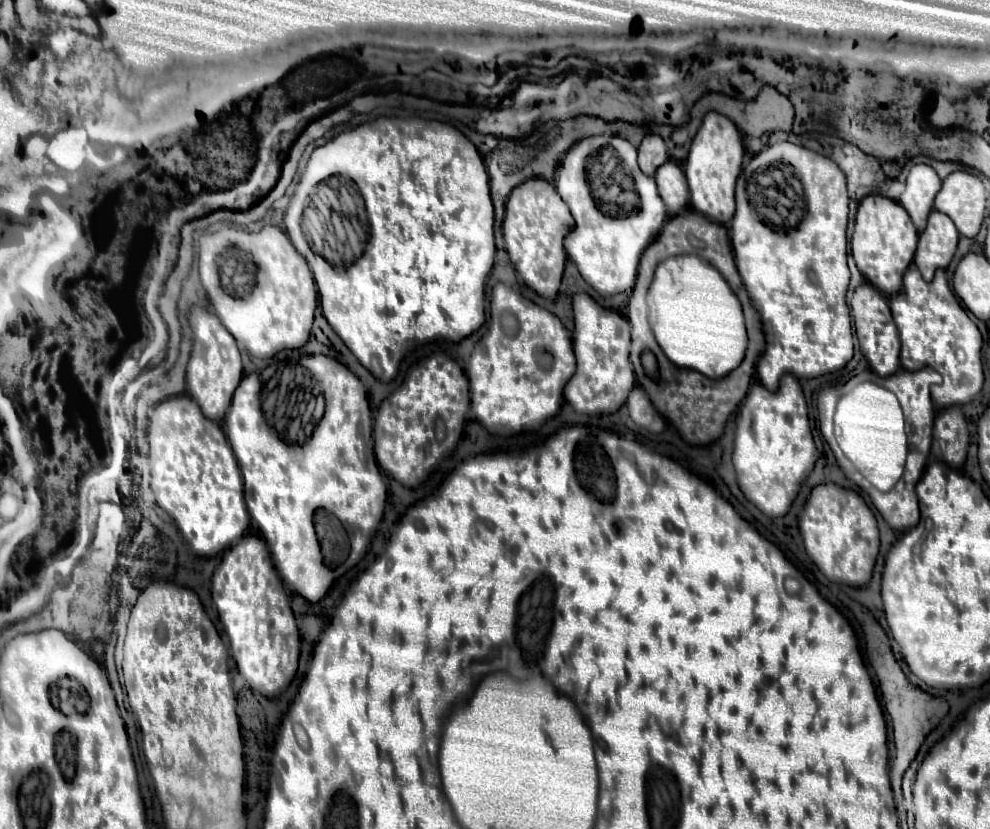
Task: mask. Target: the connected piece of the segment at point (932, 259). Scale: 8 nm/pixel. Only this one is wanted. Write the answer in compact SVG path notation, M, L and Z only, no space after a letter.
M932 211L928 217L928 227L920 233L918 251L914 255L914 265L926 281L932 281L936 269L946 269L956 253L960 233L952 219L940 211Z

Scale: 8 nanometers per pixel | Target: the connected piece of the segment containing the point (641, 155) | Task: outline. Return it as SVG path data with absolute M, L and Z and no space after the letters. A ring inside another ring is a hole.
M646 135L638 147L638 165L646 175L654 175L668 161L668 149L658 135Z

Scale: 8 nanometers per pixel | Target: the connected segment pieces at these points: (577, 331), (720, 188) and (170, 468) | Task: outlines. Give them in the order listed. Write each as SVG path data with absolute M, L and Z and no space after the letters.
M580 293L574 297L574 355L576 373L564 389L566 401L576 413L604 415L616 413L634 387L634 369L628 359L630 351L630 325L614 311L602 309L592 297Z
M708 113L692 141L688 161L684 167L684 173L690 185L690 197L692 197L690 203L698 213L722 225L728 225L732 221L734 187L742 169L742 159L744 159L744 145L736 125L724 115Z
M178 395L154 407L154 417L148 419L148 445L152 471L150 487L156 495L156 503L174 519L190 549L200 557L216 557L236 545L250 527L250 515L244 507L244 481L222 429L202 415L192 397Z

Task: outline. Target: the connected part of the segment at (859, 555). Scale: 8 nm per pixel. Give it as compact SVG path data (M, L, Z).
M834 483L818 485L802 511L800 533L806 553L830 581L850 587L866 587L870 583L880 551L880 537L876 519L858 493L840 489Z

